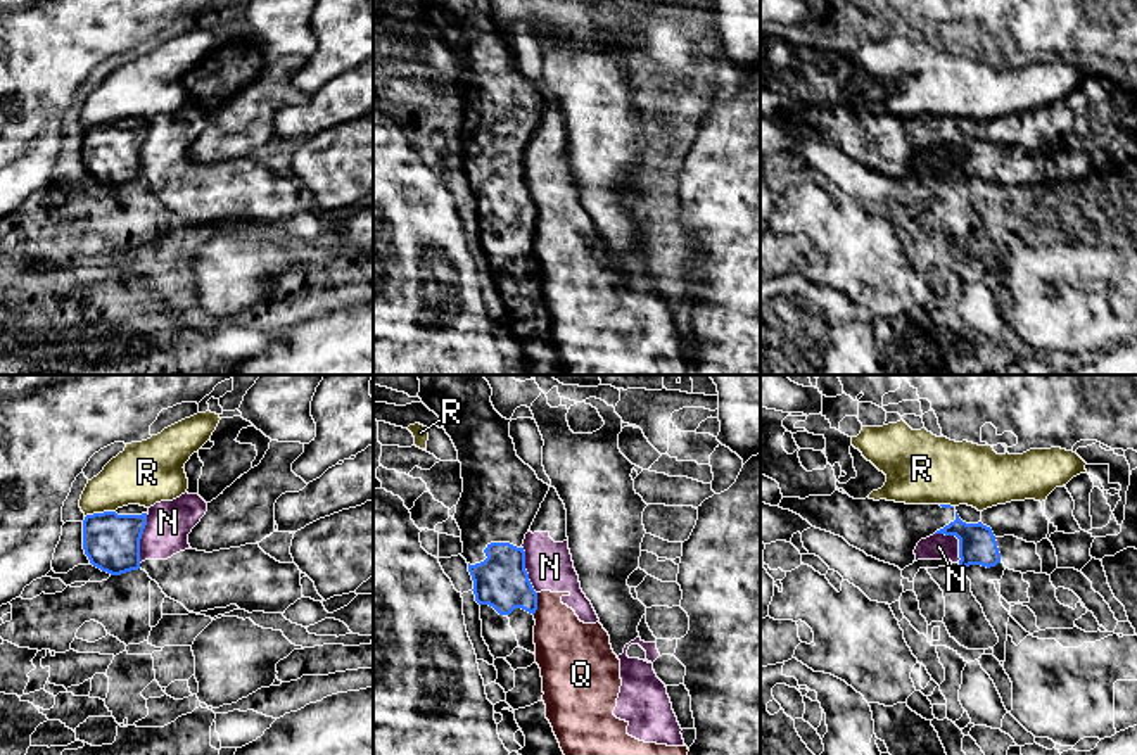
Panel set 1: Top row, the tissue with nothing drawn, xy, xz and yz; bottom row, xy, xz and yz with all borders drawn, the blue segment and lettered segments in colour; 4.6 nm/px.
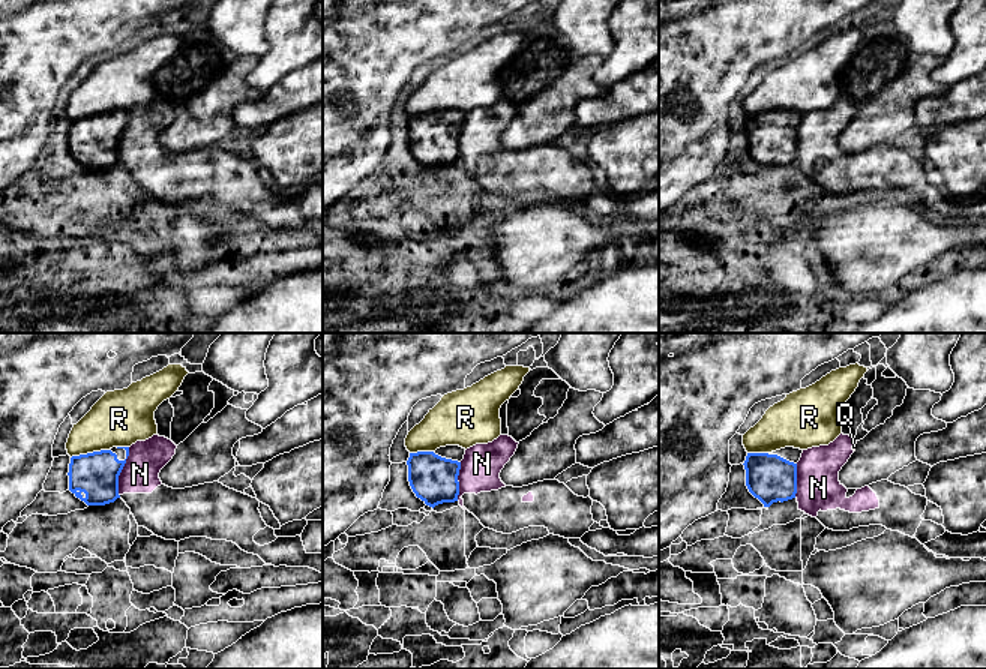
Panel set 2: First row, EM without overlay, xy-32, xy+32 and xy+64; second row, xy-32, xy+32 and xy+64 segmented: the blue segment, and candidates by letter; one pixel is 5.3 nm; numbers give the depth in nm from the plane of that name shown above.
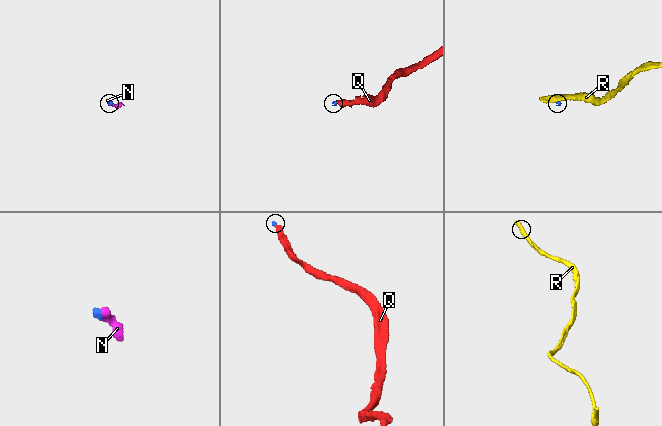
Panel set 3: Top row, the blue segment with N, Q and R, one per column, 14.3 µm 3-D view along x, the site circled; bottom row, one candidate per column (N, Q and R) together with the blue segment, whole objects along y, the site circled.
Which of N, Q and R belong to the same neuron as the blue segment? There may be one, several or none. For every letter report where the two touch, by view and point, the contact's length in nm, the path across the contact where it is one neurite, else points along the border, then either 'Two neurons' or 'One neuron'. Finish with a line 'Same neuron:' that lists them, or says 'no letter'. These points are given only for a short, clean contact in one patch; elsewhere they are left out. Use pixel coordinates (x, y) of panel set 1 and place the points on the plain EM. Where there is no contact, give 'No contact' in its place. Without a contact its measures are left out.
N: Touches blue at xy (140, 151). Shared border 220 nm. Boundary: xy (147, 128), (147, 137), (139, 154), (139, 175). Two neurons
Q: Touches blue at xz (536, 216). Shared border 110 nm. Boundary: xz (538, 206), (538, 222), (533, 227). Two neurons
R: Touches blue at xy (99, 126). Shared border 150 nm. Boundary: xy (114, 123), (85, 130). Two neurons
Same neuron: no letter

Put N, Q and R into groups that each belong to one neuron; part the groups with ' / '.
N Q / R

